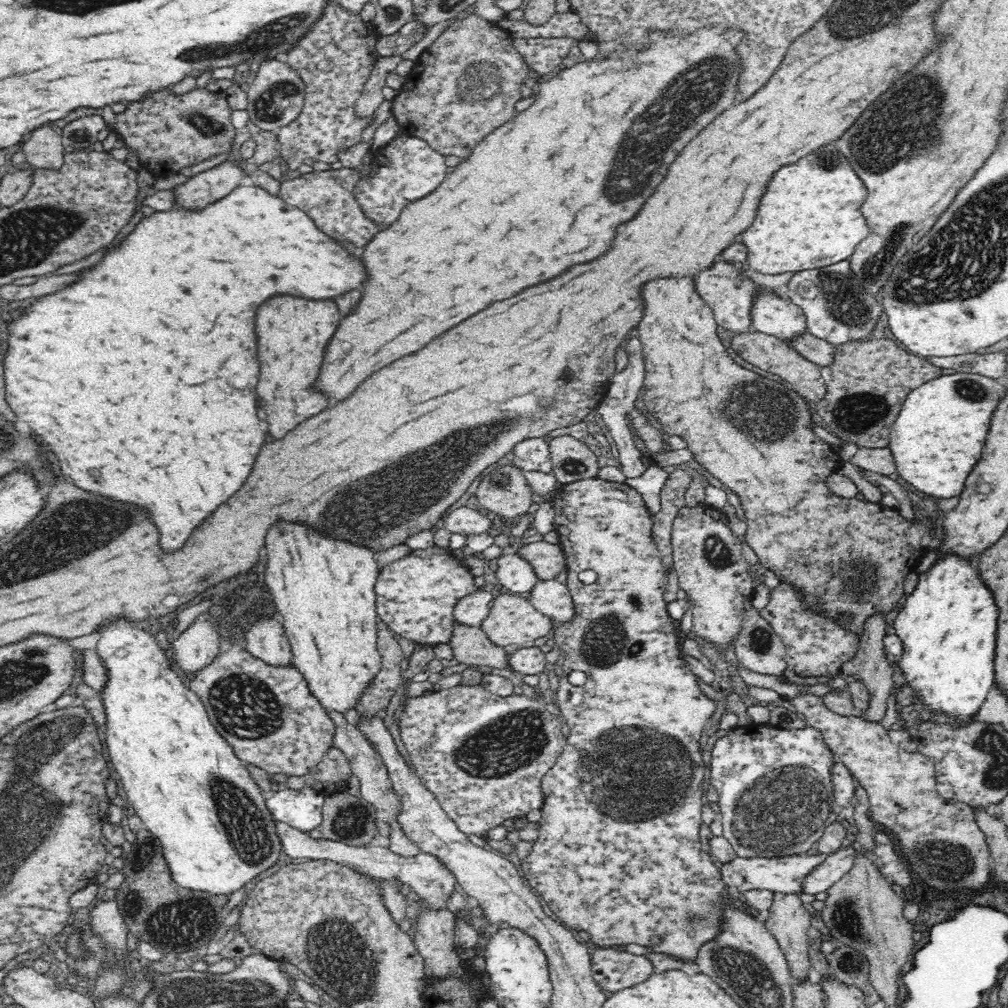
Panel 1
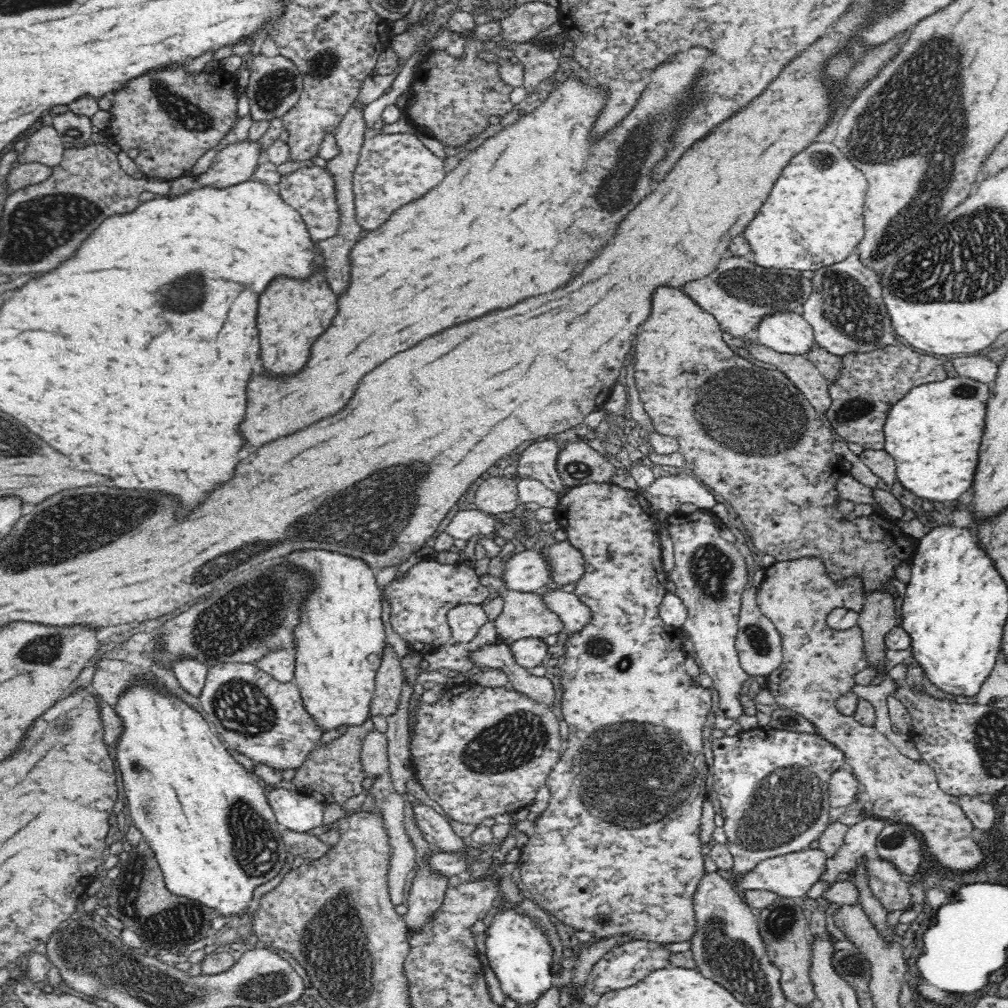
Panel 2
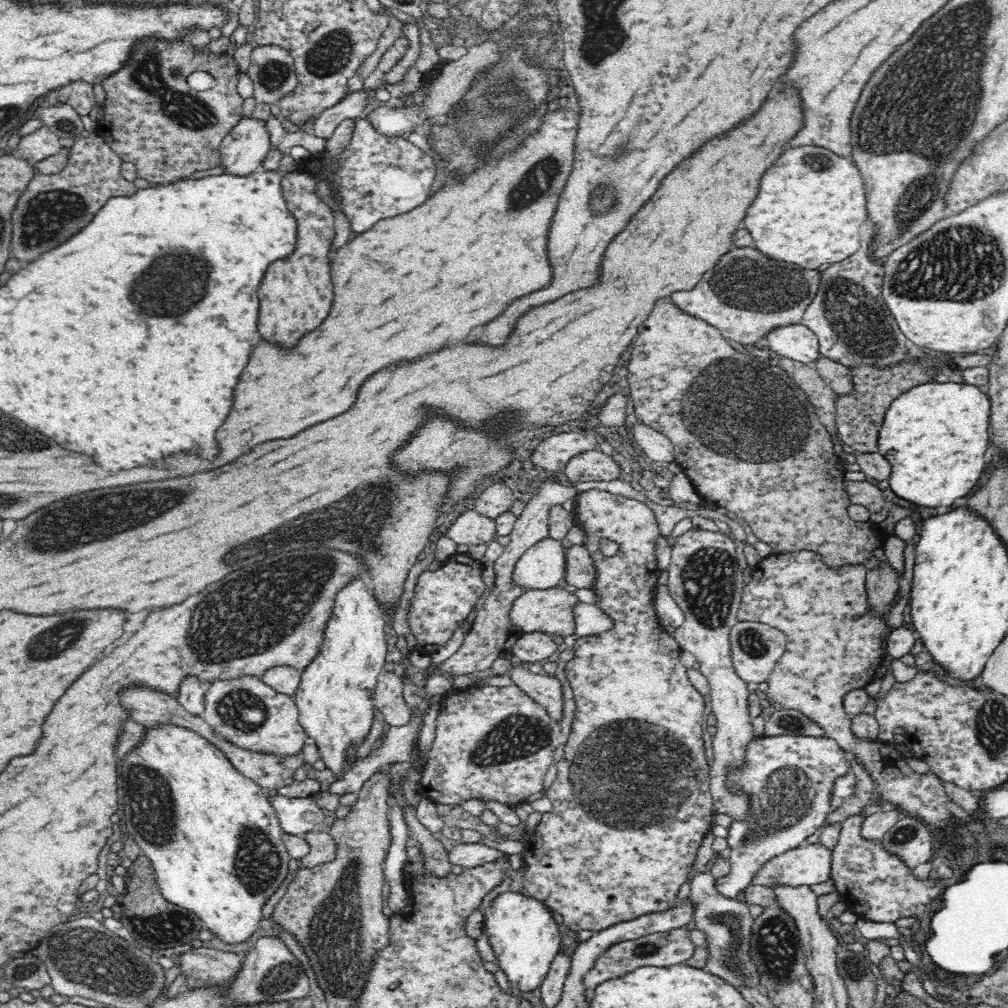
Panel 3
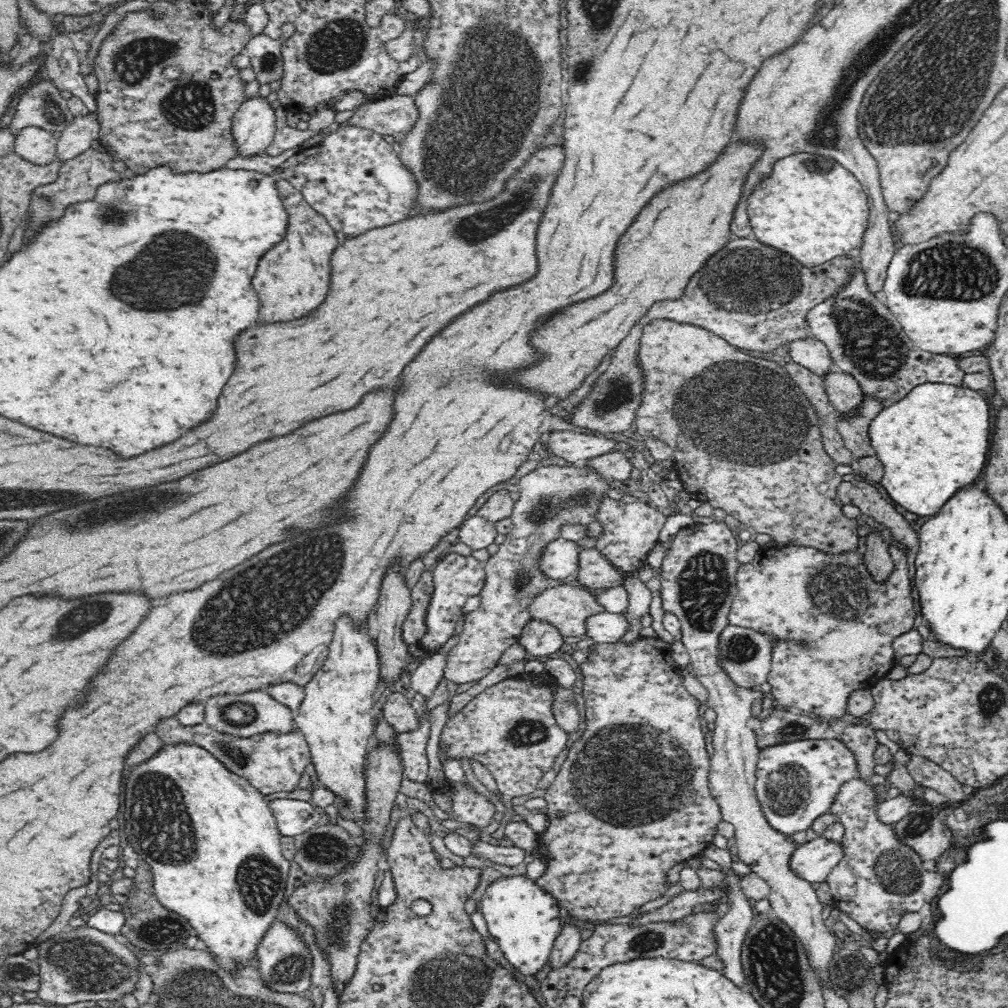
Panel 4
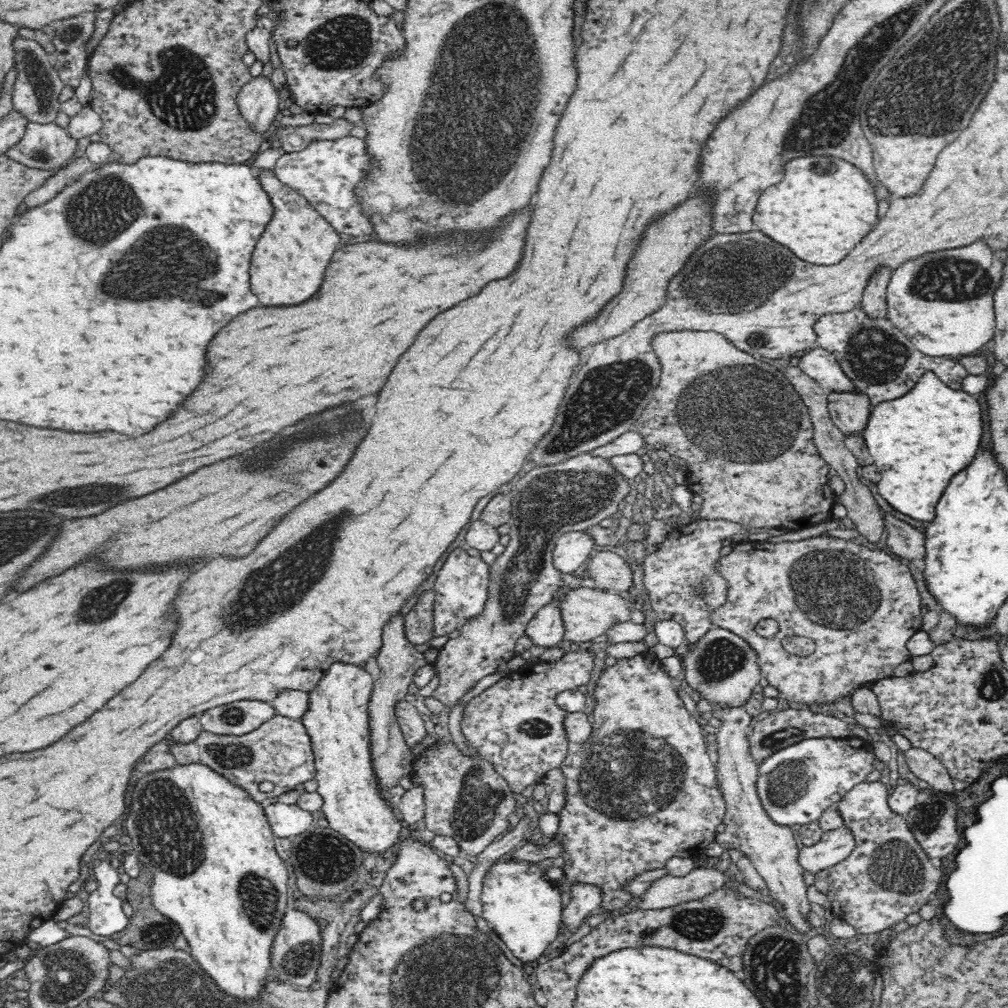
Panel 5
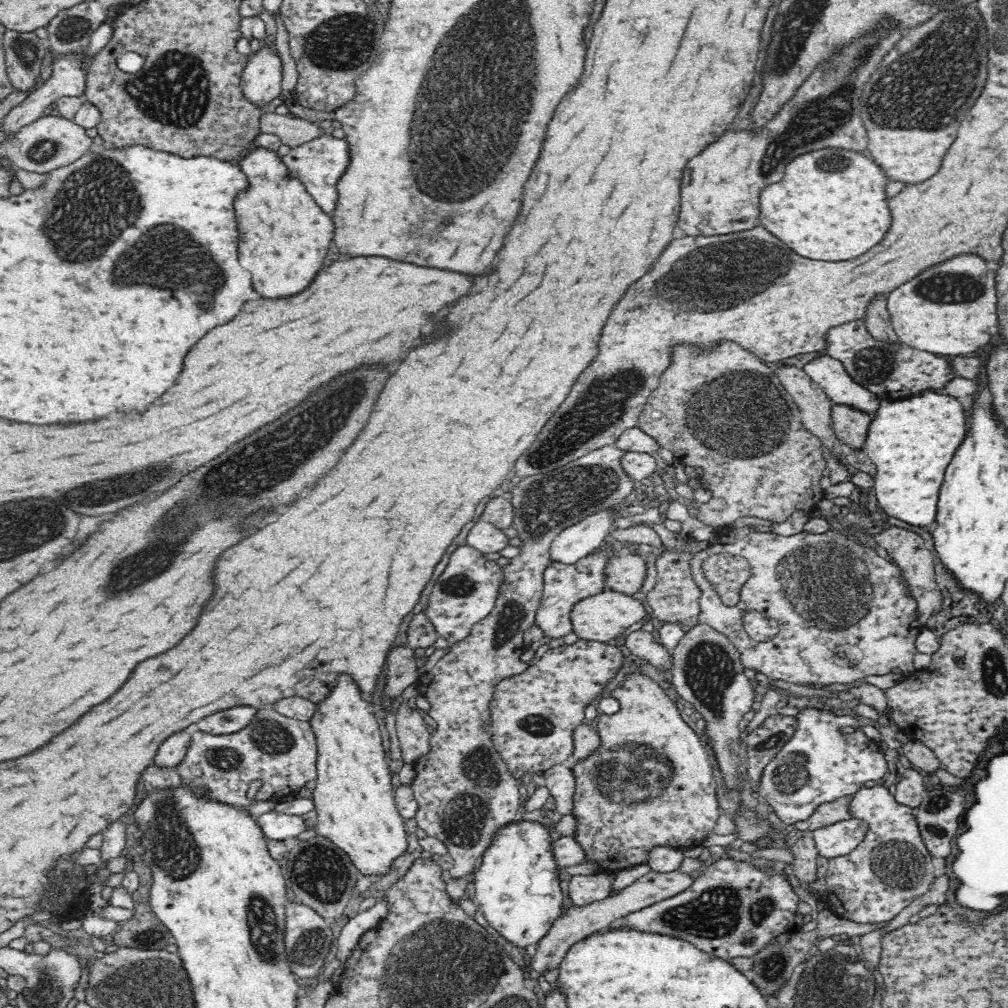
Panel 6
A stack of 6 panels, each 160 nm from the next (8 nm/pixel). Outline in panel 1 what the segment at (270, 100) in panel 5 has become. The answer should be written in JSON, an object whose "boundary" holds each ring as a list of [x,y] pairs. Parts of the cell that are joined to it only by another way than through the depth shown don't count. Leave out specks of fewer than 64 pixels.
{"boundary":[[[226,160],[171,189],[175,208],[193,212],[204,210],[214,202],[228,196],[246,180],[246,172],[243,168],[238,168],[237,161]]]}

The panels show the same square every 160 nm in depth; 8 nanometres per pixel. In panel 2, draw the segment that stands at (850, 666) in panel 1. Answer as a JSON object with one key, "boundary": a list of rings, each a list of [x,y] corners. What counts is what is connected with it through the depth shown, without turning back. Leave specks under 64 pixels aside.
{"boundary":[[[885,589],[866,594],[857,625],[863,636],[865,662],[868,668],[874,668],[876,672],[871,684],[878,686],[889,678],[886,668],[886,652],[889,648],[886,646],[885,638],[897,626],[892,591]]]}

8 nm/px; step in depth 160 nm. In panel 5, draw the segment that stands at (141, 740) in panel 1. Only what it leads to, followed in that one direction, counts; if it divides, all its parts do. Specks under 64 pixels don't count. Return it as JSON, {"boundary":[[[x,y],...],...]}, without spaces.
{"boundary":[[[190,762],[190,764],[174,764],[166,770],[156,770],[154,774],[142,776],[130,792],[130,806],[128,806],[128,818],[126,818],[126,834],[130,836],[126,841],[126,848],[138,857],[138,860],[147,866],[154,875],[151,886],[151,898],[153,905],[160,913],[176,921],[182,929],[182,934],[190,946],[190,953],[196,961],[214,981],[230,995],[240,998],[254,998],[259,993],[259,988],[269,979],[271,942],[280,926],[280,920],[284,916],[284,908],[287,905],[288,870],[284,865],[284,859],[276,850],[276,838],[272,827],[268,822],[265,809],[257,802],[244,787],[232,782],[226,776],[215,772],[206,764]]]}

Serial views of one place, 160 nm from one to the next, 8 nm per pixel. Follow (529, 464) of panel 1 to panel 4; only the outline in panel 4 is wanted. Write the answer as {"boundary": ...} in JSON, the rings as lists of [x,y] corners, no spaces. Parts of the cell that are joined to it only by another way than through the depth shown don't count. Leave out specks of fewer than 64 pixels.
{"boundary":[[[564,430],[550,434],[546,450],[552,460],[560,458],[570,464],[579,464],[586,459],[612,452],[616,443],[616,440],[604,436]]]}

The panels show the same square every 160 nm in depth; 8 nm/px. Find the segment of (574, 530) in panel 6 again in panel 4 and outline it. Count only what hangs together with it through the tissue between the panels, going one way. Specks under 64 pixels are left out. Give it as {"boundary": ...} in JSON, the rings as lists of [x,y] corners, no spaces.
{"boundary":[[[558,538],[547,542],[539,552],[537,569],[549,580],[563,580],[578,570],[578,553],[581,549],[576,542]]]}

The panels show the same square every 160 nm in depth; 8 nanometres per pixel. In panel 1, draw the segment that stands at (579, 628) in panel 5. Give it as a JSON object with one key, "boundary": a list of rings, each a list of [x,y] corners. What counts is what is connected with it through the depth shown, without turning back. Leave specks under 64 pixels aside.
{"boundary":[[[502,593],[491,602],[486,618],[482,619],[480,627],[491,644],[504,647],[510,644],[529,645],[536,638],[546,636],[552,630],[553,625],[552,619],[538,612],[530,604],[526,595]]]}

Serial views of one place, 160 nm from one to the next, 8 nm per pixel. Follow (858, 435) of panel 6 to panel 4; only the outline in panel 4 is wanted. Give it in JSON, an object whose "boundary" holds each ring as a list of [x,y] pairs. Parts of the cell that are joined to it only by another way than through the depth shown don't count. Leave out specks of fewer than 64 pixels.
{"boundary":[[[834,368],[824,373],[823,377],[830,403],[838,409],[839,414],[851,413],[851,410],[862,402],[864,392],[854,375]]]}

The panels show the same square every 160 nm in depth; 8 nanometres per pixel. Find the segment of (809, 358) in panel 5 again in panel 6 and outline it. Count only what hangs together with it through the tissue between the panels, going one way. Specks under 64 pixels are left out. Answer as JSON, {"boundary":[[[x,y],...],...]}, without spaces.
{"boundary":[[[822,354],[808,362],[803,371],[824,390],[832,403],[856,407],[872,414],[880,400],[847,373],[842,362]]]}

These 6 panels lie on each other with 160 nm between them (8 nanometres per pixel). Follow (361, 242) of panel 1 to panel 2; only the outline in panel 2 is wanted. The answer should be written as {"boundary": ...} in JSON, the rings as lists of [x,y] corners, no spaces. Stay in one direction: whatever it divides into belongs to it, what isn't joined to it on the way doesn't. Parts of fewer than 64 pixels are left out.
{"boundary":[[[315,165],[299,168],[290,174],[281,175],[276,190],[284,202],[294,207],[304,217],[306,225],[310,228],[310,234],[314,234],[314,238],[324,240],[324,238],[332,238],[340,232],[342,211],[338,205],[338,183],[330,169]]]}

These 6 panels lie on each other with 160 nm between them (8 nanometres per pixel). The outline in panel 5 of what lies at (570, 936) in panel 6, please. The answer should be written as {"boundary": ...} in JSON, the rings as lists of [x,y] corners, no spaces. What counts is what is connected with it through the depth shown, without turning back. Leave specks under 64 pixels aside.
{"boundary":[[[696,866],[686,877],[664,876],[652,882],[646,893],[641,895],[635,908],[661,909],[690,900],[702,900],[725,885],[726,878],[715,868]]]}

